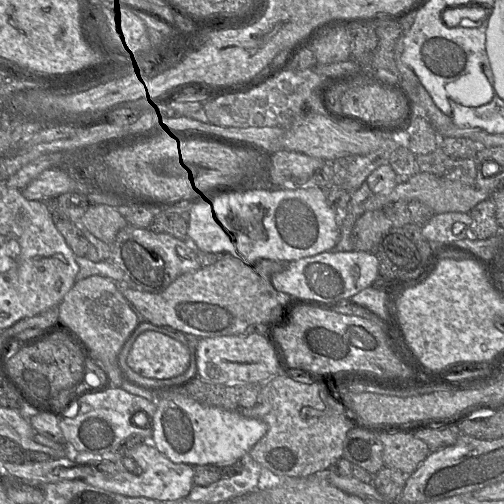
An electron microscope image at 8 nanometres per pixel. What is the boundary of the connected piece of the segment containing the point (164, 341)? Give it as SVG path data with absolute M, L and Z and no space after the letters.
M145 331L137 337L127 364L146 378L169 379L183 374L192 359L190 348L161 332Z

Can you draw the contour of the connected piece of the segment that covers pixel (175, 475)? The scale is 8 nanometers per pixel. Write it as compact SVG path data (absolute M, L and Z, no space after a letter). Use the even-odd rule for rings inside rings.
M142 442L125 452L79 452L75 455L75 462L88 462L96 466L92 473L84 479L86 483L128 497L146 497L167 502L177 502L187 498L194 486L194 467L186 463L172 462L150 442ZM125 457L135 460L141 466L142 473L135 474L127 470L123 464Z

